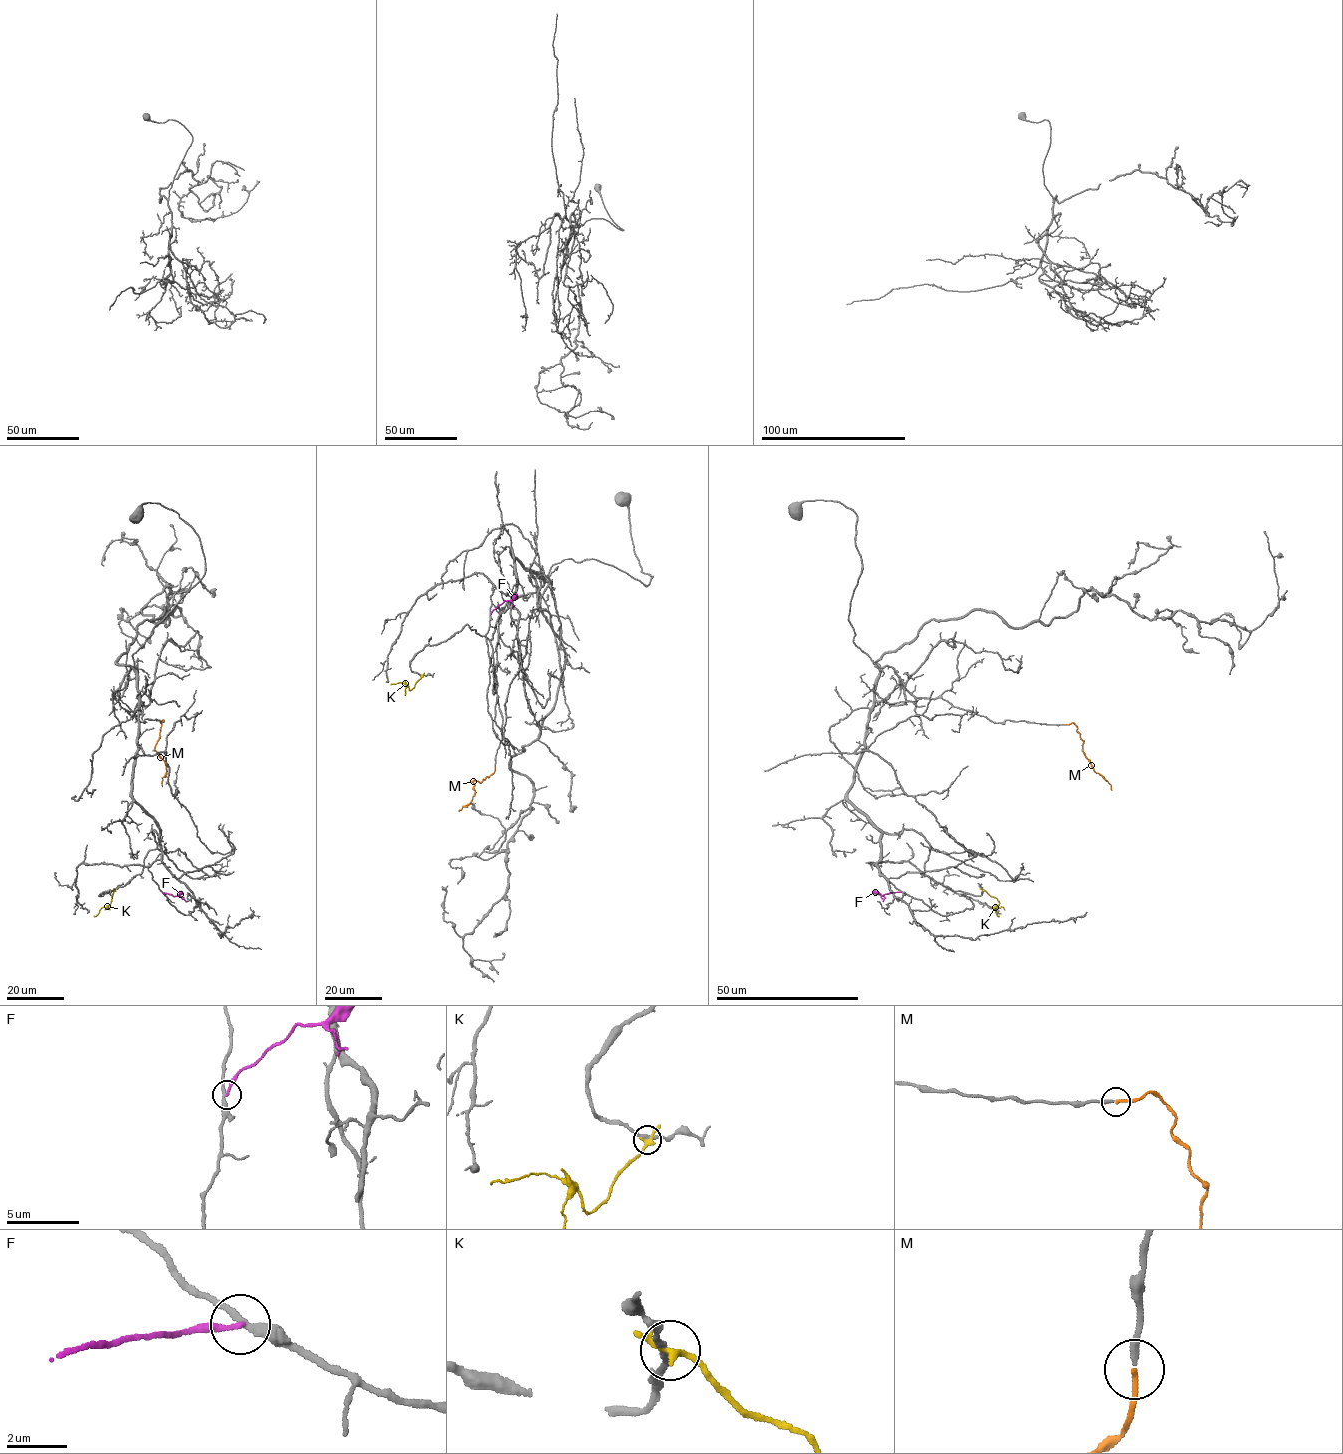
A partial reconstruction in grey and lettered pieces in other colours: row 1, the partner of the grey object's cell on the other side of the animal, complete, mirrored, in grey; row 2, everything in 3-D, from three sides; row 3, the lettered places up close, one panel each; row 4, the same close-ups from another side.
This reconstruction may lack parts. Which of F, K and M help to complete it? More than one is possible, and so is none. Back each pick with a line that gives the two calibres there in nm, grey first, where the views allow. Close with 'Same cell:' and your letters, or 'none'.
M: Thickness 240 nm (grey) against 160 nm
Same cell: M

